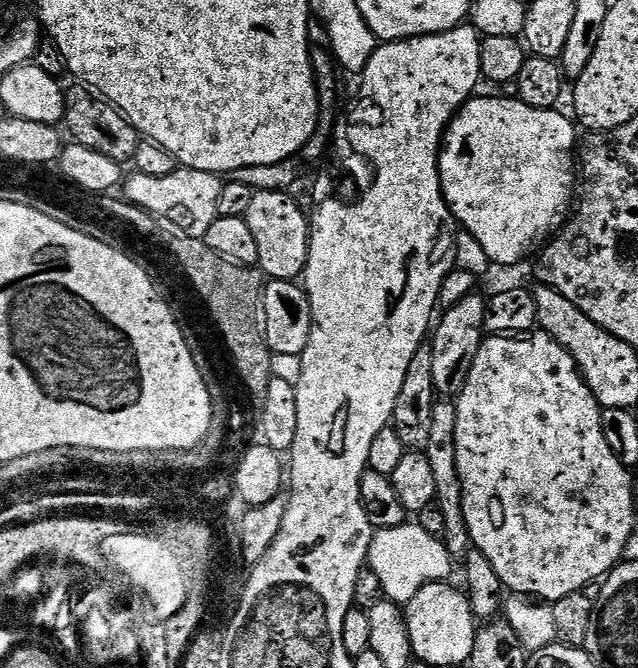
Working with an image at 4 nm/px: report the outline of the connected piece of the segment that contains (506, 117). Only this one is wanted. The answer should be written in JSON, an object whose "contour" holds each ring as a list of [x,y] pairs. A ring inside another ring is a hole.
{"contour":[[[501,94],[480,95],[473,95],[453,116],[444,133],[440,150],[440,186],[457,221],[465,229],[484,234],[480,241],[488,252],[489,261],[520,260],[535,244],[543,245],[553,233],[563,229],[573,207],[572,187],[578,184],[577,169],[572,169],[572,151],[578,148],[577,125],[571,119],[568,121],[560,110],[526,106],[519,98],[508,99]]]}

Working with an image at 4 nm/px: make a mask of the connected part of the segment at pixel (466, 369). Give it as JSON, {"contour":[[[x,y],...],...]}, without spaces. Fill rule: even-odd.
{"contour":[[[464,296],[453,308],[445,310],[440,325],[438,325],[438,320],[430,336],[430,347],[434,358],[434,386],[437,397],[455,398],[466,386],[466,378],[474,366],[474,358],[486,339],[486,317],[489,312],[489,305],[482,297]]]}

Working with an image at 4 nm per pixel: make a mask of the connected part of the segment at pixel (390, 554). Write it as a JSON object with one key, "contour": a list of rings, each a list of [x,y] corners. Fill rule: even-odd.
{"contour":[[[406,522],[397,528],[381,528],[372,537],[367,567],[376,575],[380,589],[387,599],[404,606],[422,590],[422,586],[444,582],[452,572],[454,558],[439,535],[431,536],[424,528]]]}

